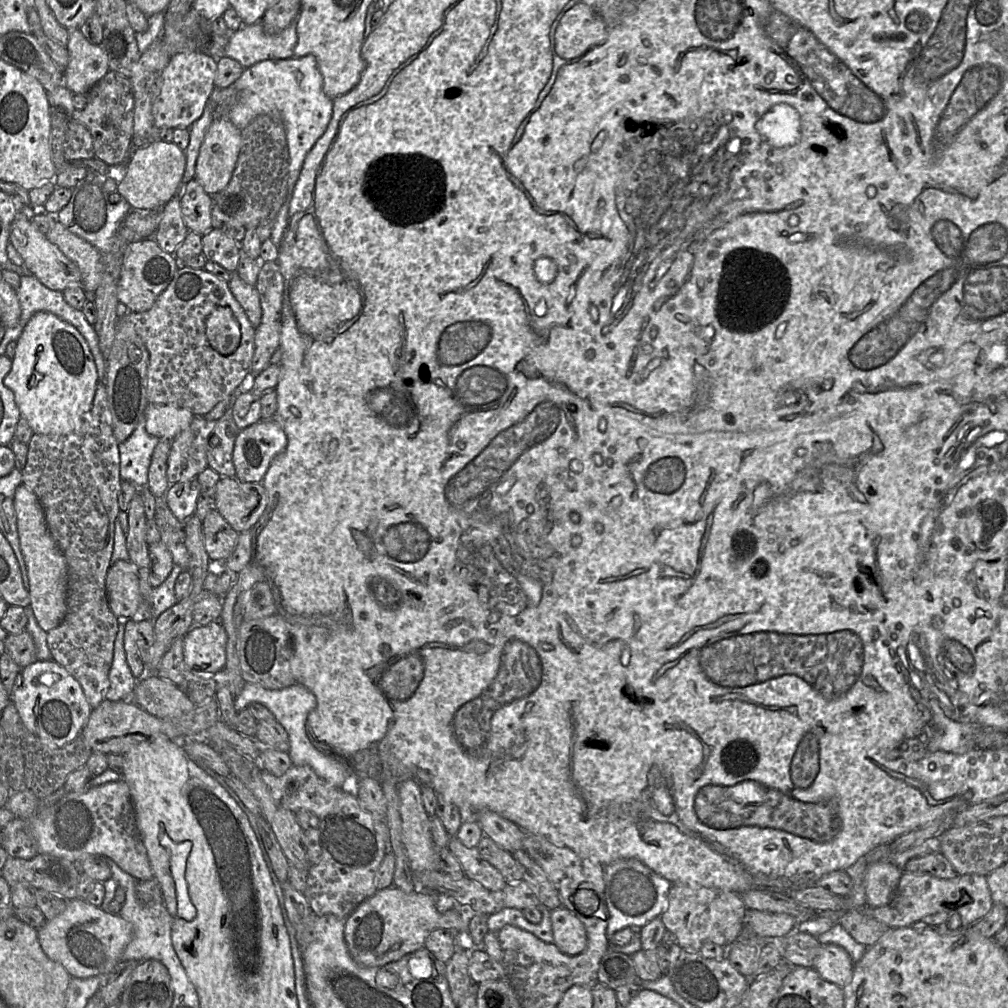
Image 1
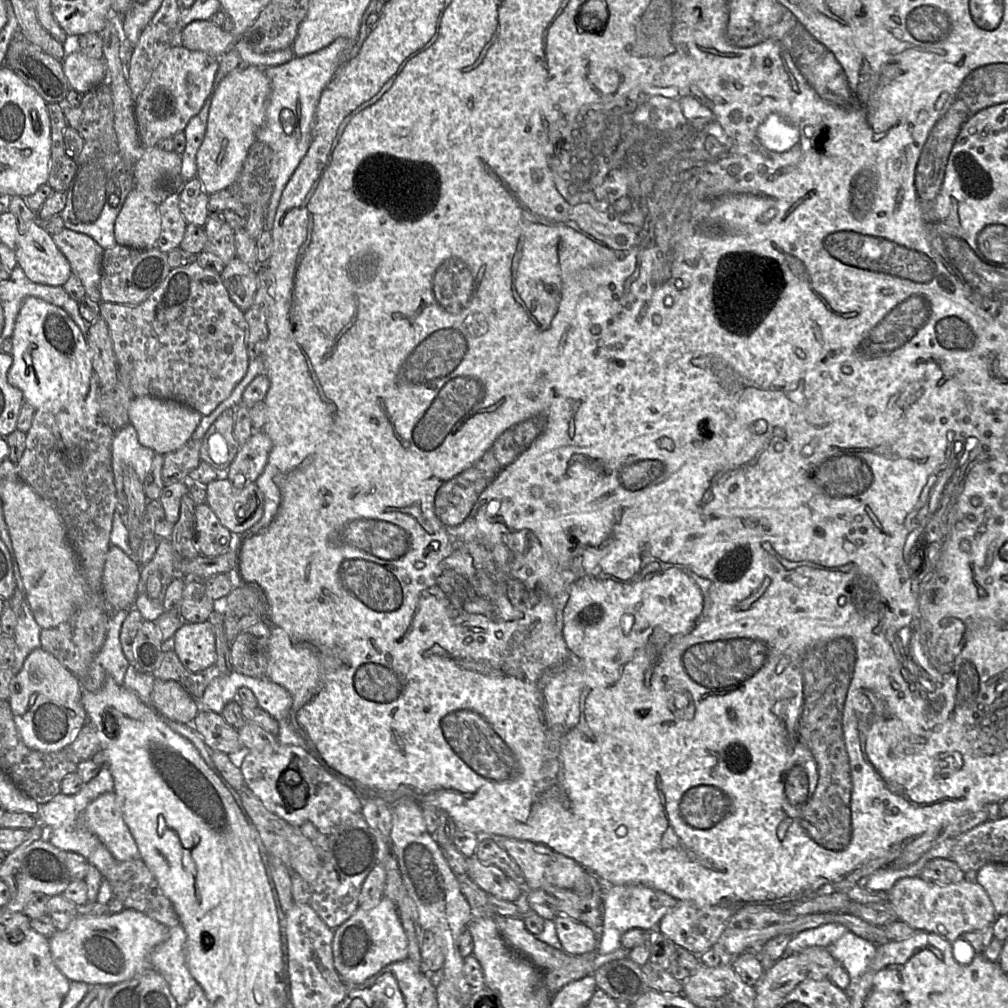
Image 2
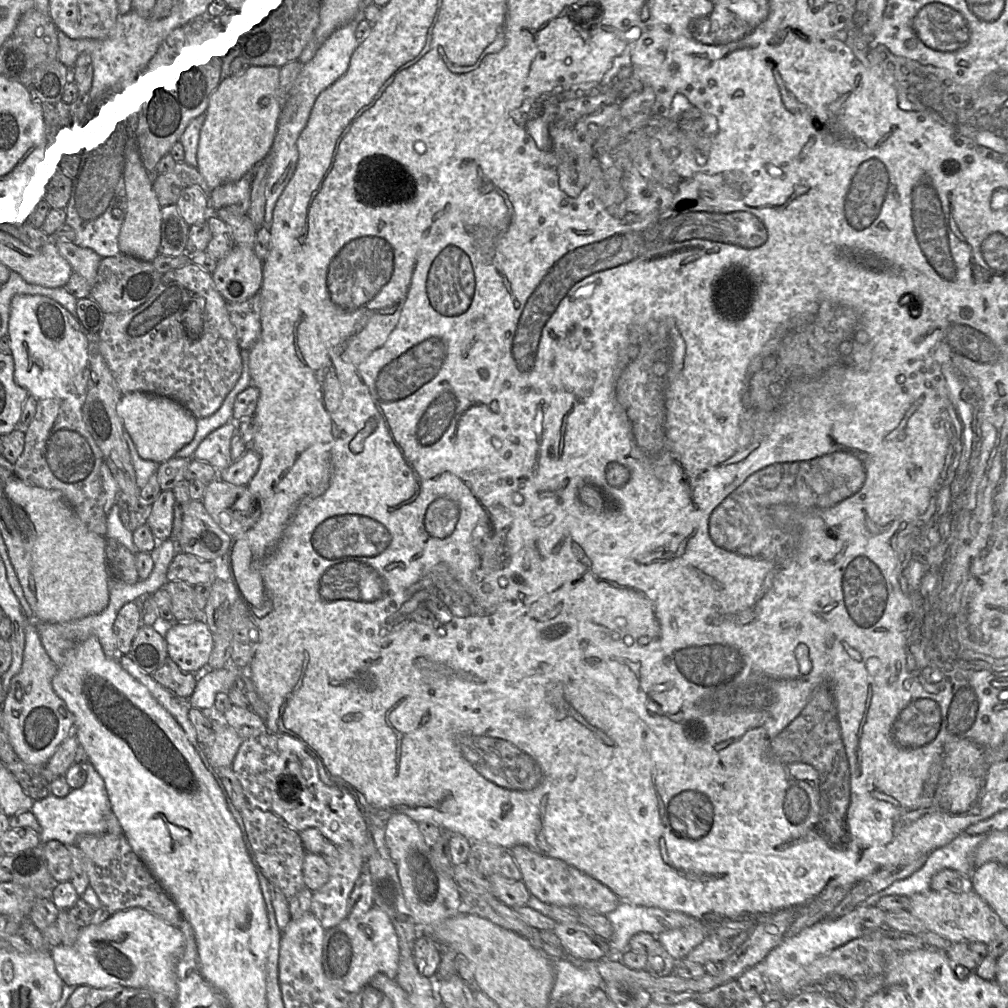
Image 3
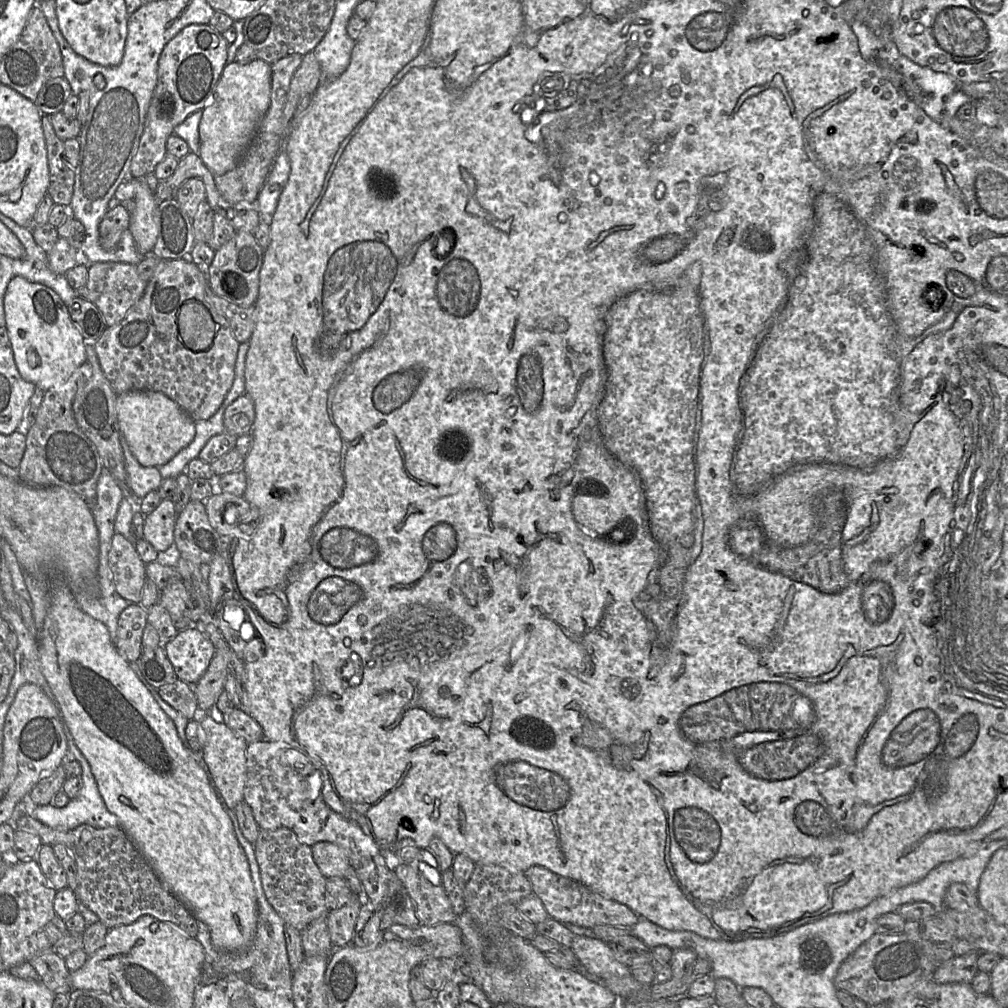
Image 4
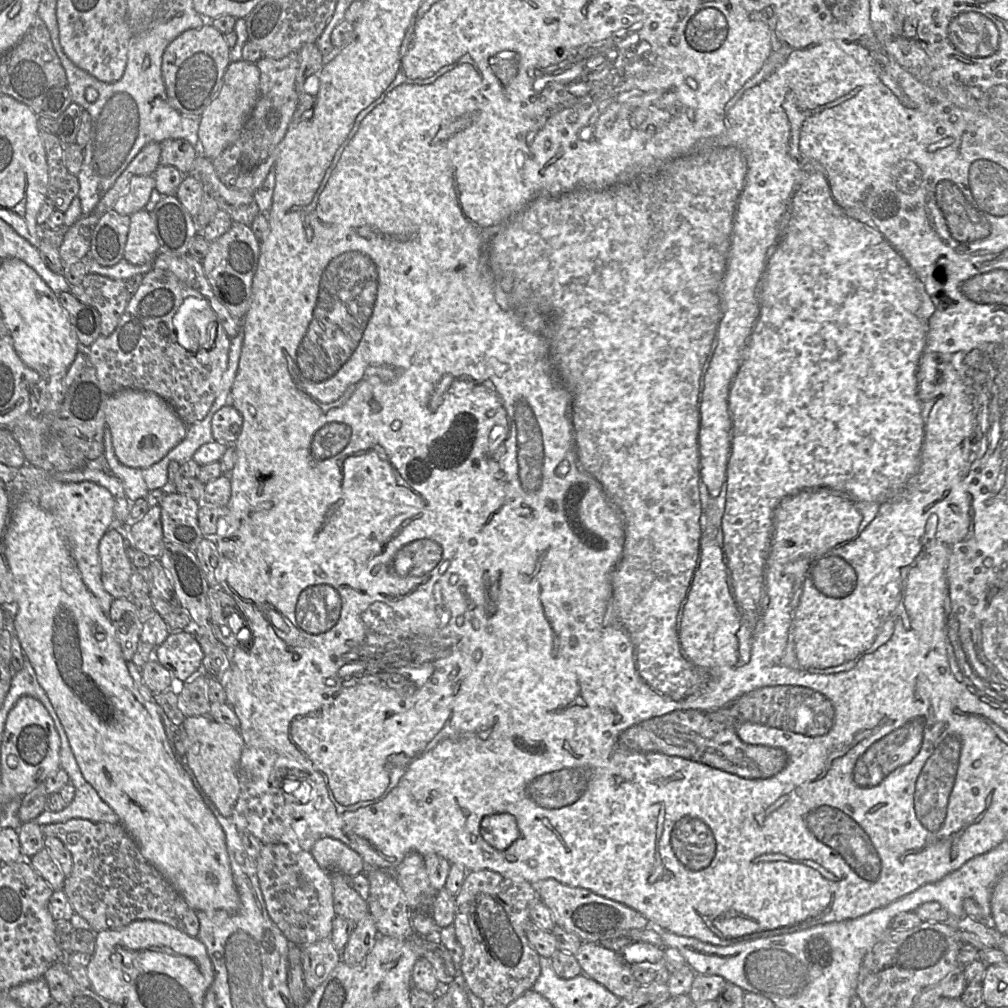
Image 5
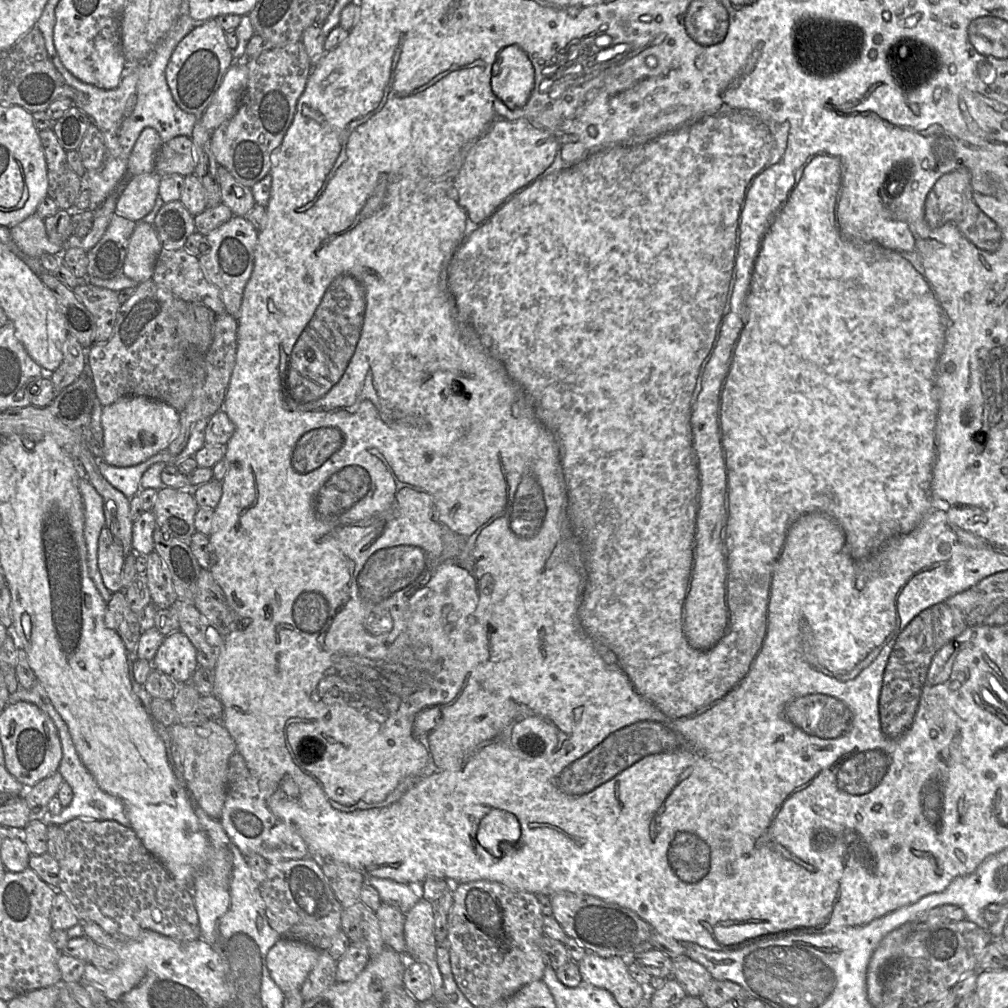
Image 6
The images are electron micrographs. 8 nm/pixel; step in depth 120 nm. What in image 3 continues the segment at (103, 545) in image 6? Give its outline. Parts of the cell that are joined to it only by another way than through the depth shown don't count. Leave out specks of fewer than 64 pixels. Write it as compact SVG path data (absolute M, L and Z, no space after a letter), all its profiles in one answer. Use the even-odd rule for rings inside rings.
M106 539L106 559L111 578L133 585L139 581L136 554L115 539Z

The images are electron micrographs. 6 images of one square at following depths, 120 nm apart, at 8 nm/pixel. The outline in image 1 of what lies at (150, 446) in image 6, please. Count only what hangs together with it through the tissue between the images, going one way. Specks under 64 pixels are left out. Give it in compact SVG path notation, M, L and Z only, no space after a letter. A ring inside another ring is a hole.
M149 403L144 419L148 434L173 440L192 422L195 415L186 408Z

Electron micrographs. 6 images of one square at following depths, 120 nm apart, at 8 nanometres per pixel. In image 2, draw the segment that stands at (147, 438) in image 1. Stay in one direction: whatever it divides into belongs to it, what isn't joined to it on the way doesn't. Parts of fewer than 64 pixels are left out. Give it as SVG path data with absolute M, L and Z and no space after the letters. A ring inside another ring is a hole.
M126 424L115 432L112 442L112 455L117 473L131 467L143 484L151 467L155 452L139 443L136 429Z

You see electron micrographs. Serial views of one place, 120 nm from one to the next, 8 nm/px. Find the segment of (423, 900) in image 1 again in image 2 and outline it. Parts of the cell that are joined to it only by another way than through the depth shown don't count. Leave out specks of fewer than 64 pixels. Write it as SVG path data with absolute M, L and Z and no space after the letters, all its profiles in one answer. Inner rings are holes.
M382 896L373 908L358 908L334 930L332 941L334 967L339 976L350 984L360 985L390 963L408 955L408 939L403 929L397 905Z

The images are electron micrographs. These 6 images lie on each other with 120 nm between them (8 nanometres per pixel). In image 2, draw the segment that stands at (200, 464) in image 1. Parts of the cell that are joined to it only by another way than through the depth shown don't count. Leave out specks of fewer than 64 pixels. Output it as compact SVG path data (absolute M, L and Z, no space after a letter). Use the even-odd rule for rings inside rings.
M202 440L189 441L176 451L164 455L162 480L164 486L176 482L188 481L188 474L201 462L200 448Z

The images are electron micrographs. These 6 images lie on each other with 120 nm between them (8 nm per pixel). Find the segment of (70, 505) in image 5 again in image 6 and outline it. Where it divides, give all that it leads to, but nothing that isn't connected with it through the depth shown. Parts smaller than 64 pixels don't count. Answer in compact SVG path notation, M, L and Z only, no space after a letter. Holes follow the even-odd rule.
M80 478L78 489L84 506L84 538L87 546L89 575L106 604L112 598L98 567L98 540L106 525L103 498L86 478Z

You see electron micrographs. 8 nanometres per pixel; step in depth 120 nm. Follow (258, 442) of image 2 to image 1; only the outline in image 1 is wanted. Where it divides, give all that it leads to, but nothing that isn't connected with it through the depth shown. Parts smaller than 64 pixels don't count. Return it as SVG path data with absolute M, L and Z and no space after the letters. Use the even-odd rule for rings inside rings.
M273 418L240 430L233 451L235 477L244 483L262 482L272 460L286 446L287 435Z

